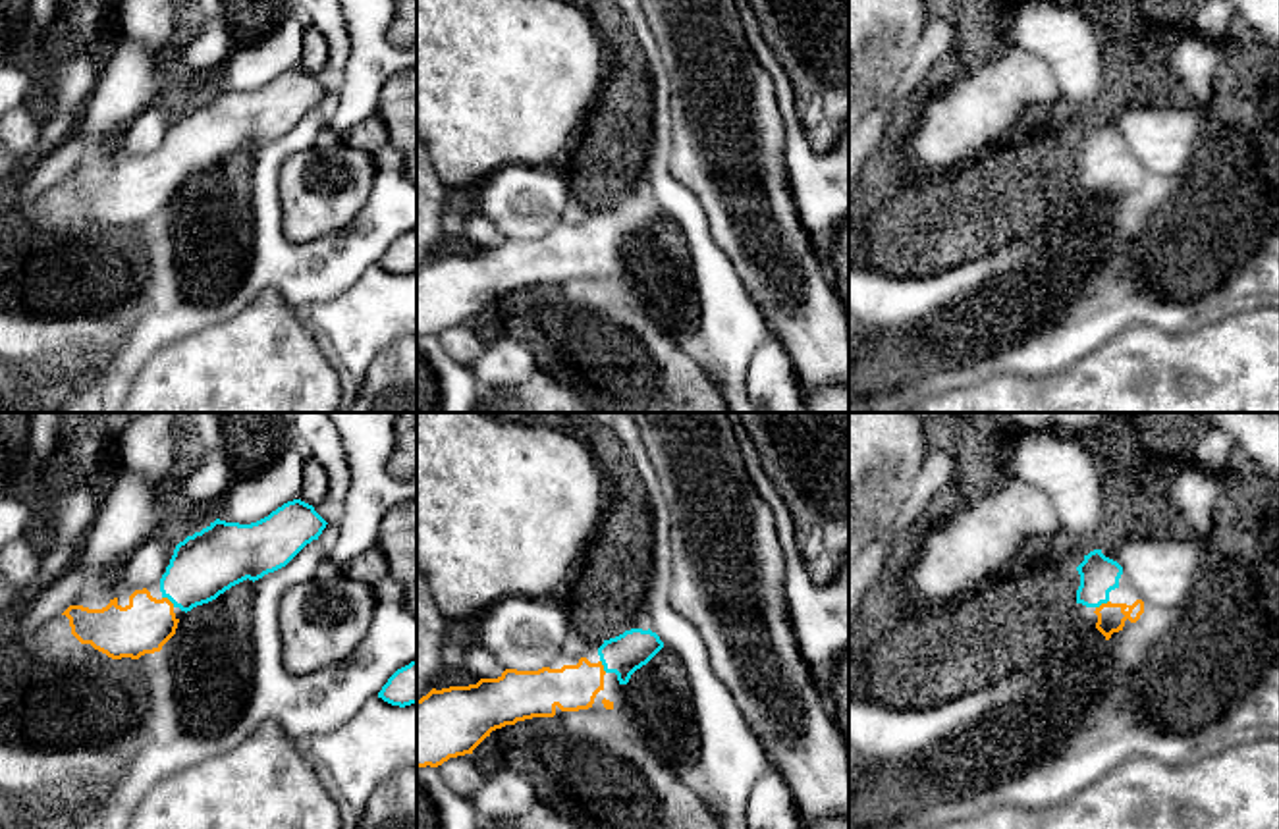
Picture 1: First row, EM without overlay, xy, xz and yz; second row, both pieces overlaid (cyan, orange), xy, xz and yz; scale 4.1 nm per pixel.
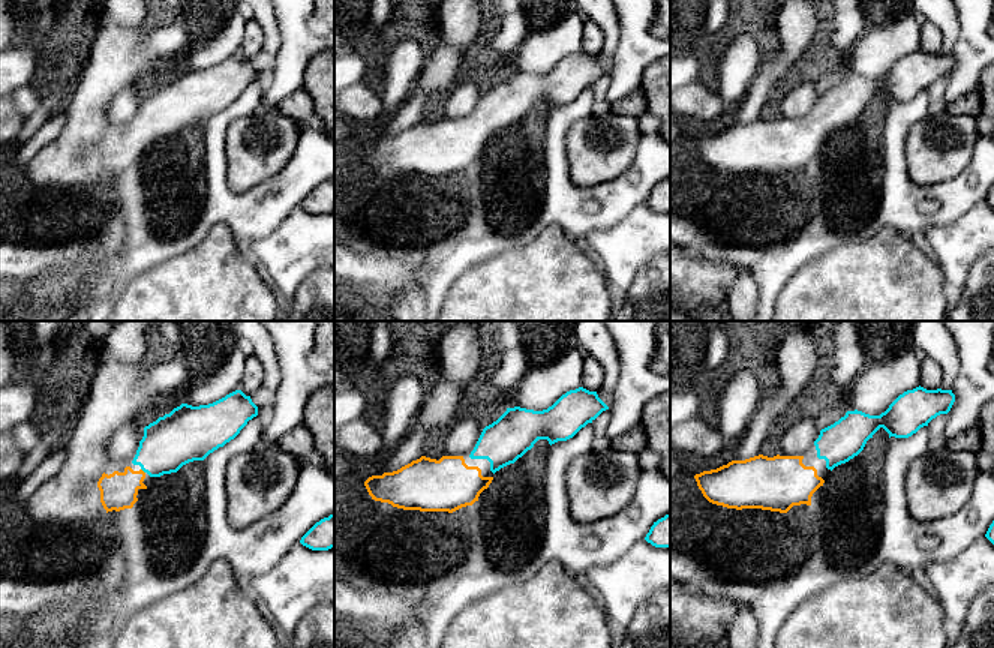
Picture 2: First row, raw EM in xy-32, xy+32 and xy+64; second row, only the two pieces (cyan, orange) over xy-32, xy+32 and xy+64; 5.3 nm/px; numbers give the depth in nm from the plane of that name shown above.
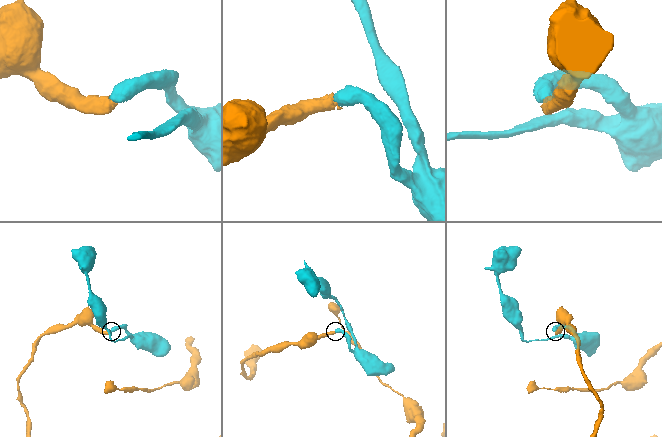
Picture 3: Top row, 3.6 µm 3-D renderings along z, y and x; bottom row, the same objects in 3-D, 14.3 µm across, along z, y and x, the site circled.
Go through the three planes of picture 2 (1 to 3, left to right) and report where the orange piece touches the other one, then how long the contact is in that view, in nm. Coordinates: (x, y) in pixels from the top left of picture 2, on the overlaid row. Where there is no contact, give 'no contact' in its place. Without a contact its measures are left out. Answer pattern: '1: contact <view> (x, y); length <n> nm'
1: contact xy-32 (143, 470); length 40 nm
2: no contact
3: no contact

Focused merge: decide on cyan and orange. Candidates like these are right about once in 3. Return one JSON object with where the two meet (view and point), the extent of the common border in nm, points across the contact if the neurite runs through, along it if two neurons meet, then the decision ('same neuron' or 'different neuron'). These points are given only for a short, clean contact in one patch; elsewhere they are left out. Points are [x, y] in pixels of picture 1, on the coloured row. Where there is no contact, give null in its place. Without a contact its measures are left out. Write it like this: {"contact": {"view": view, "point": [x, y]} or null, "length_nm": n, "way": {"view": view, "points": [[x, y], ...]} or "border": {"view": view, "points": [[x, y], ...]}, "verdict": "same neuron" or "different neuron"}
{"contact": {"view": "xy", "point": [168, 598]}, "length_nm": 70, "way": {"view": "xy", "points": [[203, 565], [168, 598], [145, 625]]}, "verdict": "same neuron"}

